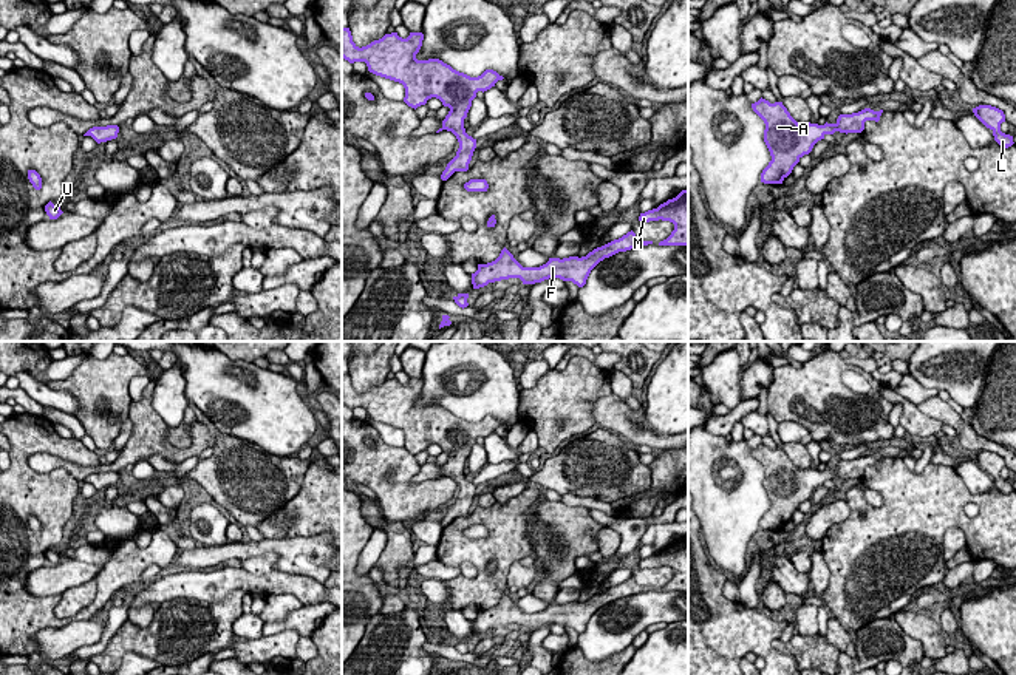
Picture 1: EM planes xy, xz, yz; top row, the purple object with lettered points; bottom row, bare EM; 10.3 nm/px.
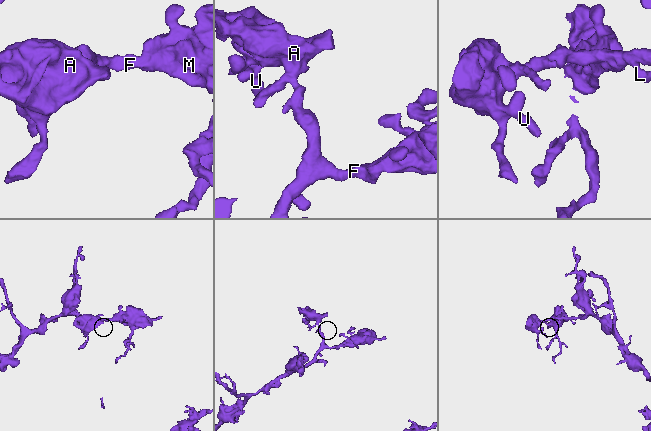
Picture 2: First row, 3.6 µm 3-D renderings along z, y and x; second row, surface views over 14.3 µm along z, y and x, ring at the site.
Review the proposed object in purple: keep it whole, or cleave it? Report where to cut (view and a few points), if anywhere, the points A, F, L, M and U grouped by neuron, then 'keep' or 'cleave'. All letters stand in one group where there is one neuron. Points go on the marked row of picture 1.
cut none; groups A F L M U; keep

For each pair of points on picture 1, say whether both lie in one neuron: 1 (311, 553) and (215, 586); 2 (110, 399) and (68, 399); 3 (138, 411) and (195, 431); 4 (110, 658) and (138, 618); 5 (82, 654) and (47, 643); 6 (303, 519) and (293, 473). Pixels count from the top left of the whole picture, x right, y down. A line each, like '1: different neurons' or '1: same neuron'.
1: different neurons
2: different neurons
3: same neuron
4: different neurons
5: different neurons
6: different neurons

